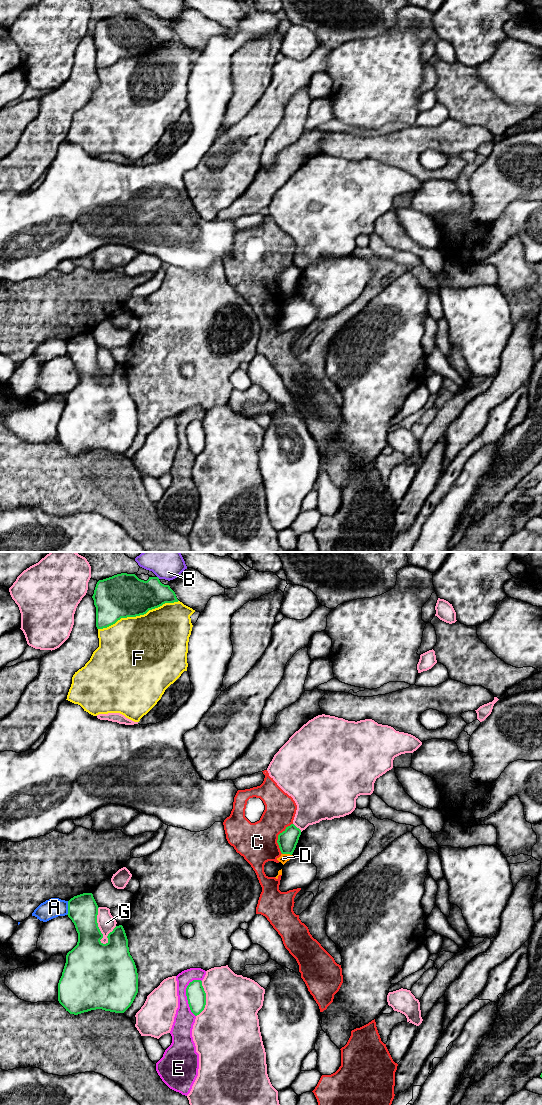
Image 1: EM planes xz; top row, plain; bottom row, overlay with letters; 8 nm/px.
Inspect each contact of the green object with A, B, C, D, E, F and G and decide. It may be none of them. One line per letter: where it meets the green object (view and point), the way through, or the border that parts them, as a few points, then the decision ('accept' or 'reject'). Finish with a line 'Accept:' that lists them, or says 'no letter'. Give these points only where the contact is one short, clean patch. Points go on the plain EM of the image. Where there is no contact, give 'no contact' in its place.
A: contact xz (68, 348); reject
B: no contact; reject
C: contact xz (278, 277); reject
D: contact xz (287, 293); border xz (282, 293), (291, 295); reject
E: contact xz (186, 434); reject
F: contact xz (138, 55); reject
G: contact xz (97, 366); reject
Accept: no letter

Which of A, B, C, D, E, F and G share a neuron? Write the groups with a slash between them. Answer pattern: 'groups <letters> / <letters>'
groups A / B / C D / E / F / G

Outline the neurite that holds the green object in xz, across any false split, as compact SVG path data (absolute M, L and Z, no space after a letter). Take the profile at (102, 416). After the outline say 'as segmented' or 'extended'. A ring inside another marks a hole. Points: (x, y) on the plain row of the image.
M83 333L77 336L74 336L68 341L68 357L72 360L75 365L76 371L78 373L78 382L77 385L67 393L66 395L66 403L62 412L62 416L58 423L58 441L59 443L68 451L70 454L78 455L84 452L88 452L91 450L102 449L105 451L115 452L115 453L124 453L133 443L137 433L138 433L138 413L135 402L130 395L129 387L128 387L128 379L125 373L125 370L122 365L116 366L112 372L110 372L107 376L108 382L103 384L100 380L103 378L103 374L101 373L98 363L97 363L97 355L98 355L98 345L93 337L92 333Z | as segmented

